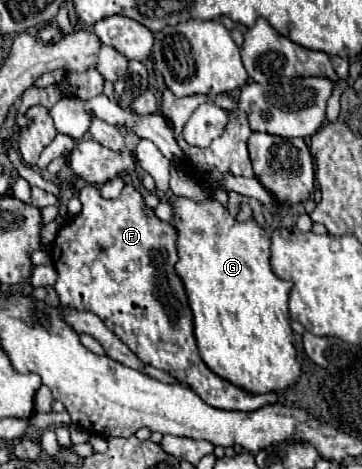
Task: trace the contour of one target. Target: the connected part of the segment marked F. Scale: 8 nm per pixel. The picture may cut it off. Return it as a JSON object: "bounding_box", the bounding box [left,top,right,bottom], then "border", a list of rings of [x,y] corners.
{"bounding_box":[51,184,277,412],"border":[[[87,184],[79,200],[83,212],[61,228],[51,250],[59,272],[55,290],[61,304],[97,314],[145,364],[183,380],[213,408],[253,412],[265,404],[277,404],[277,392],[251,394],[219,378],[201,360],[185,288],[173,268],[177,262],[175,228],[155,218],[131,184],[117,200],[105,200],[97,186]]]}

